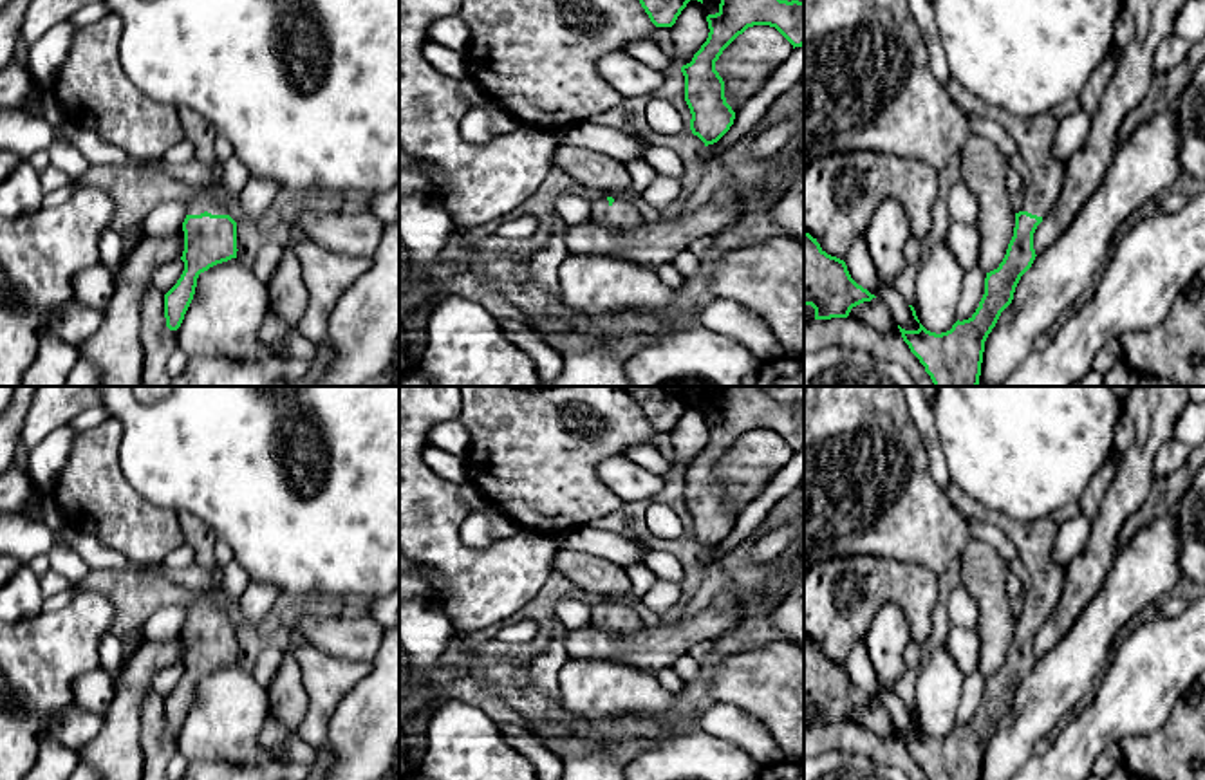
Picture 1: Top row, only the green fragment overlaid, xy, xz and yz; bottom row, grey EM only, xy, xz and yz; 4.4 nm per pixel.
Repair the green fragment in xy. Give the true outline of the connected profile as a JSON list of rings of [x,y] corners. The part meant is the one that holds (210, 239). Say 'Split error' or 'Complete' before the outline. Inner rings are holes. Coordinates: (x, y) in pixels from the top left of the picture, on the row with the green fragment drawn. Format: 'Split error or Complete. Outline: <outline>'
Split error. Outline: [[[219,182],[201,186],[199,195],[188,204],[182,222],[184,271],[177,283],[164,294],[164,318],[170,330],[177,330],[193,300],[197,278],[210,267],[237,258],[237,222],[220,200],[213,197]]]

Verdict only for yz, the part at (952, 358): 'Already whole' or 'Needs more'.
Needs more

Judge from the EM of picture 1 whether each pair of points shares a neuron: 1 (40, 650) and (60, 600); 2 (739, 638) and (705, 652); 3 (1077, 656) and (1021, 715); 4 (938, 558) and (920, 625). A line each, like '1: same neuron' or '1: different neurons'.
1: different neurons
2: same neuron
3: same neuron
4: different neurons

